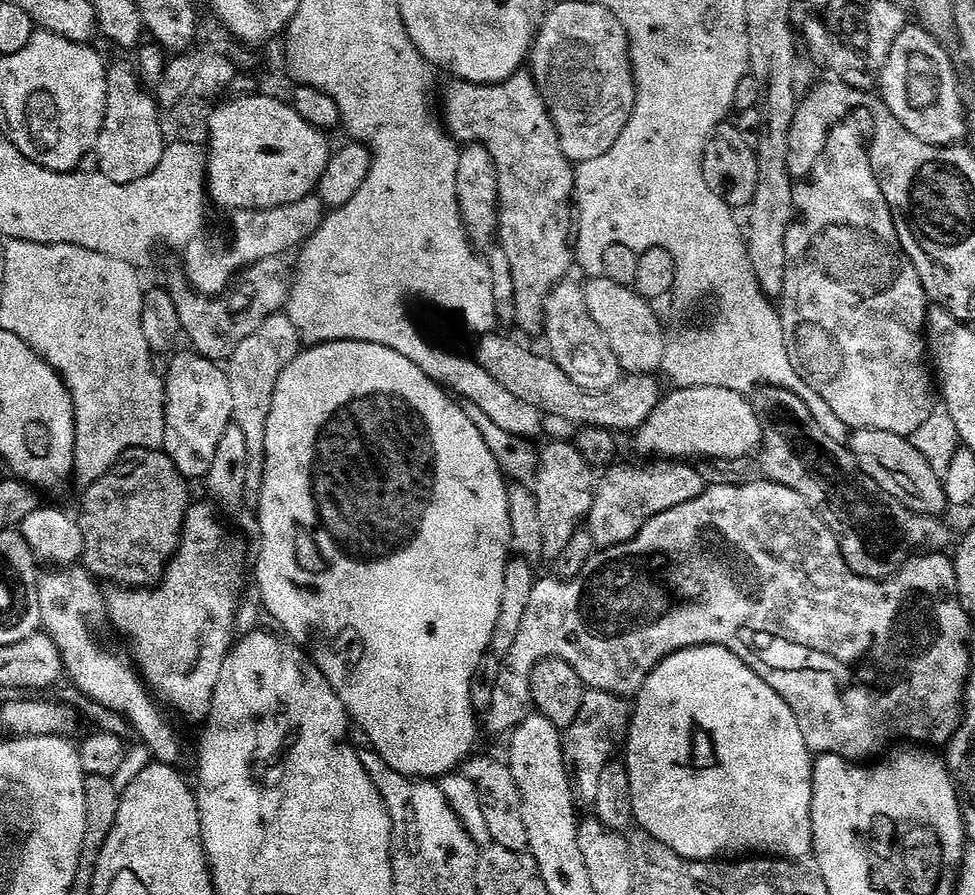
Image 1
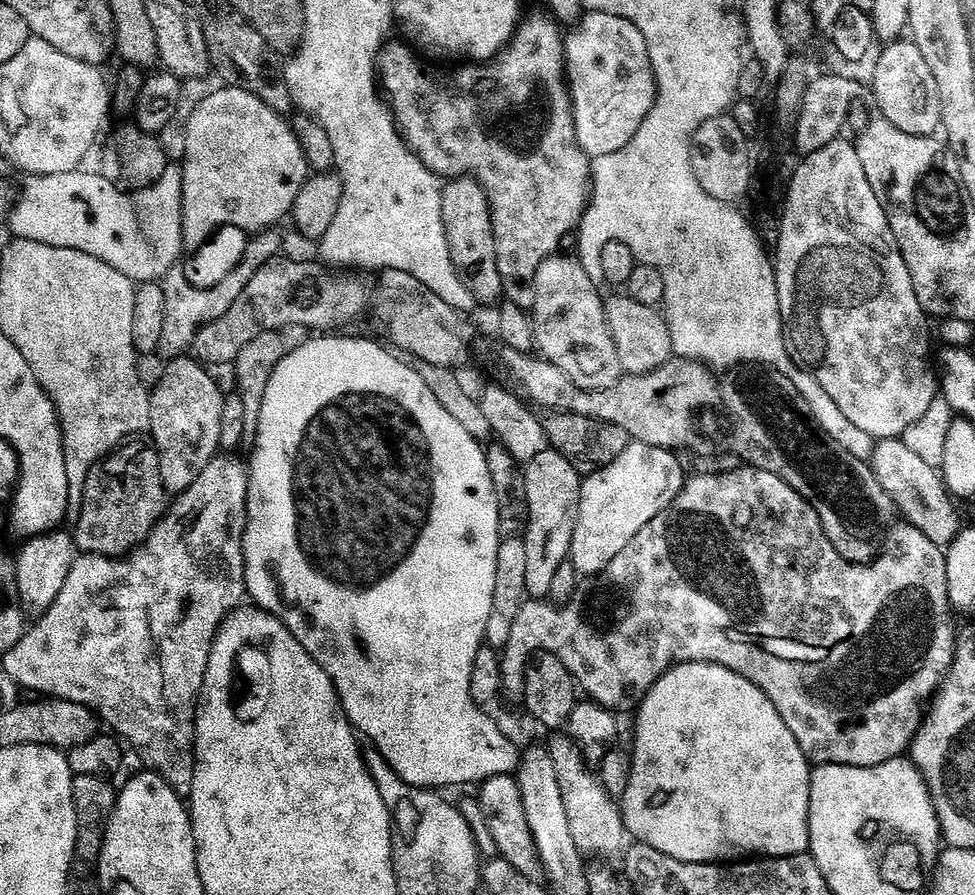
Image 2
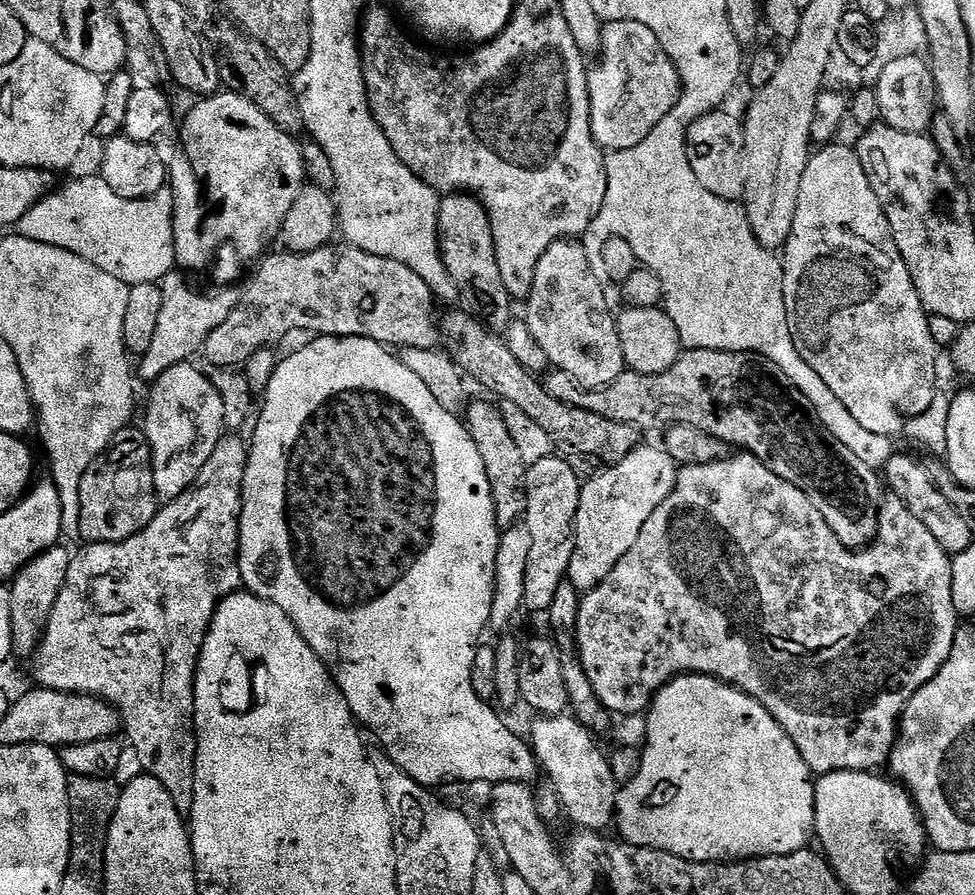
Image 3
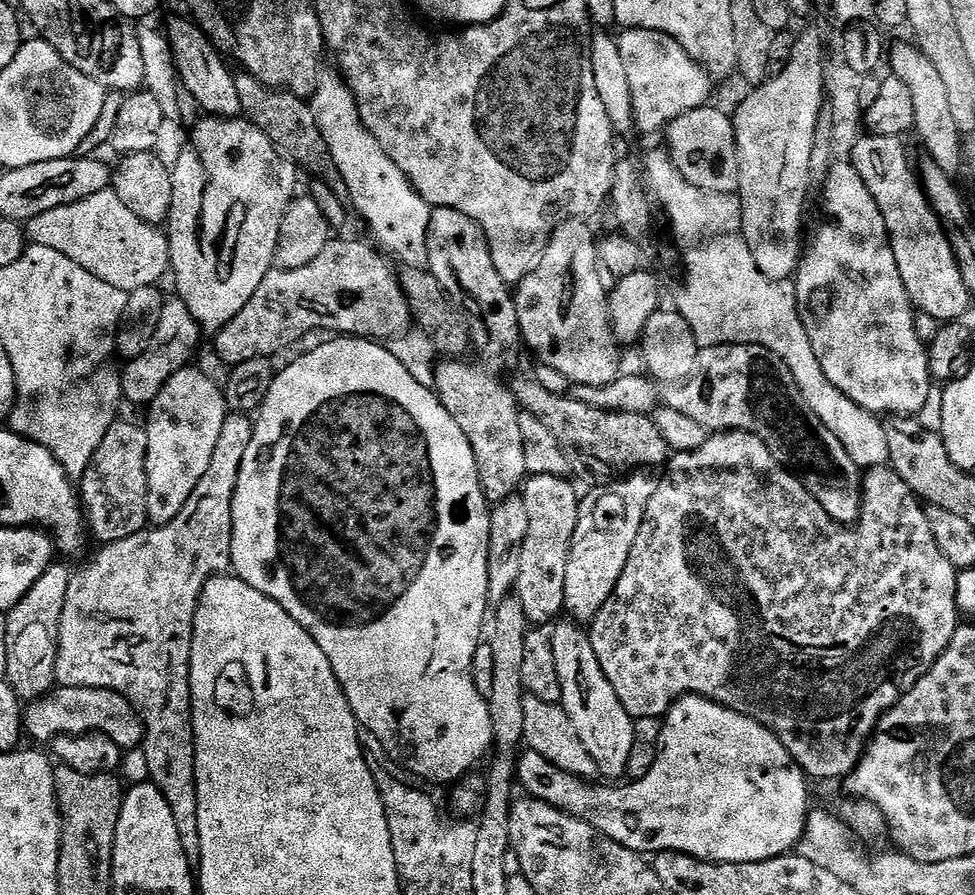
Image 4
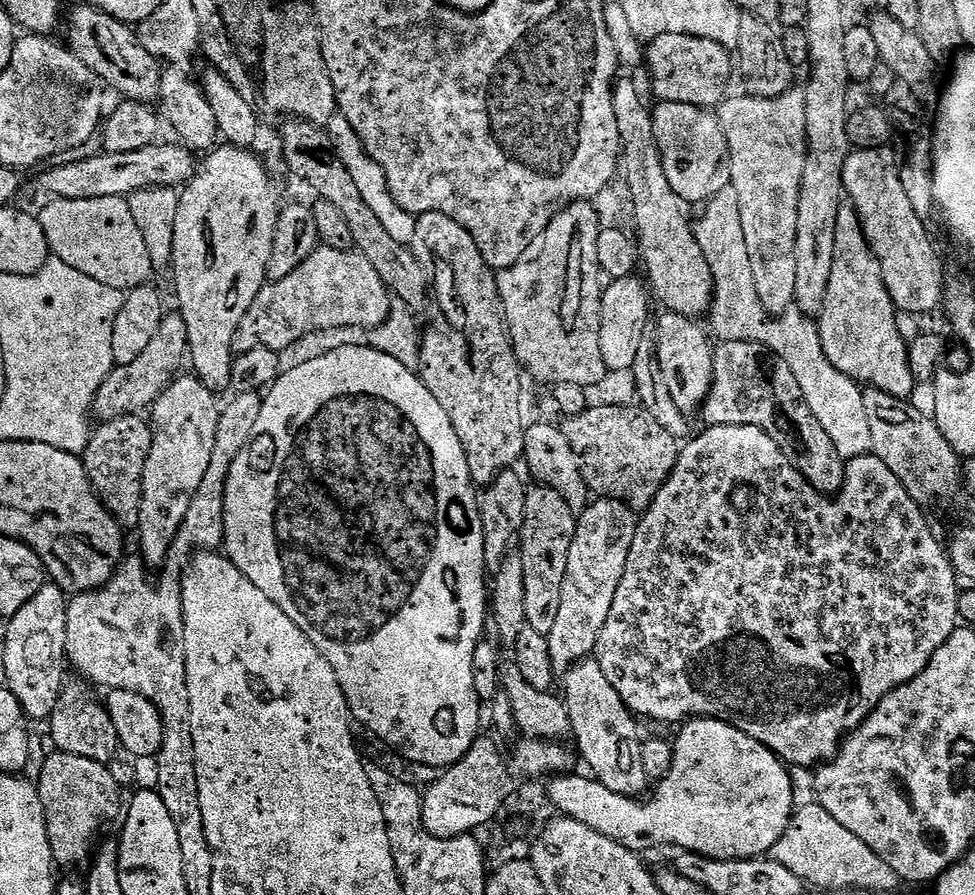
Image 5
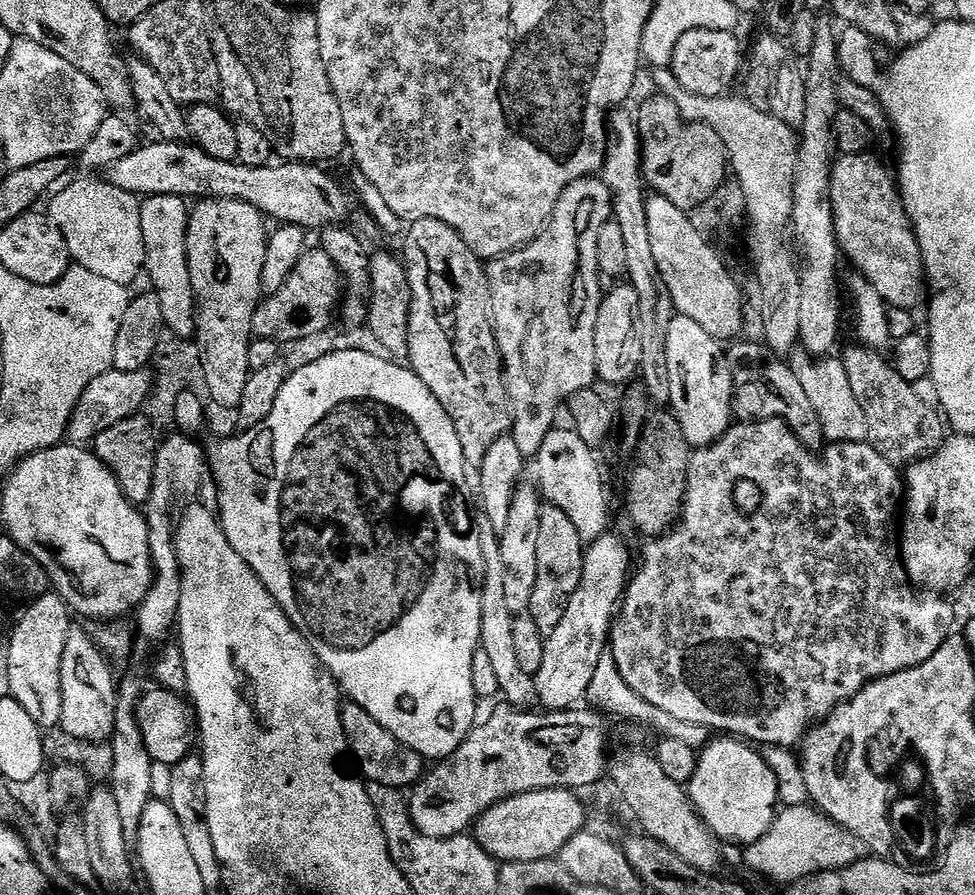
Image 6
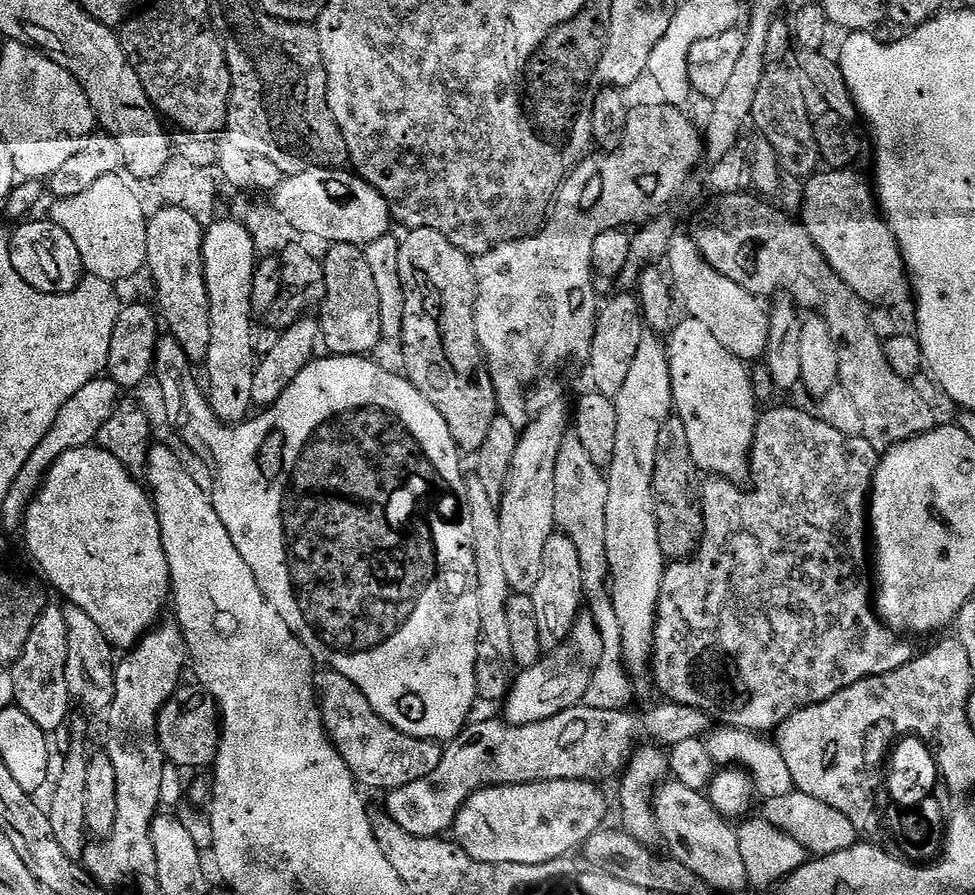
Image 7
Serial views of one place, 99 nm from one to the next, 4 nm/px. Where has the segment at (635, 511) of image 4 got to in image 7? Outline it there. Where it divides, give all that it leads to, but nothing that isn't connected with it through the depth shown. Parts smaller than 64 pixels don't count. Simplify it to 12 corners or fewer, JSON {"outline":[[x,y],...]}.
{"outline":[[577,616],[564,643],[511,681],[503,719],[546,722],[577,707],[602,638]]}

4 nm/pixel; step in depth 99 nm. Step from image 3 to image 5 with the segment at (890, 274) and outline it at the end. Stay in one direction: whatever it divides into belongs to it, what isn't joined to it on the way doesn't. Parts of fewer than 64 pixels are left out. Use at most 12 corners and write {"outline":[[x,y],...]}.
{"outline":[[841,207],[818,317],[830,362],[908,398],[917,382],[882,266]]}

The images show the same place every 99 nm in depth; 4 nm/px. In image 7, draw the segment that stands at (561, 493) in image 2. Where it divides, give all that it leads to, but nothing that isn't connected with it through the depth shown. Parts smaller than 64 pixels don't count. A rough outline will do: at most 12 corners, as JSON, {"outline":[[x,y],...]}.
{"outline":[[553,534],[531,592],[541,649],[572,633],[584,604],[570,538]]}

